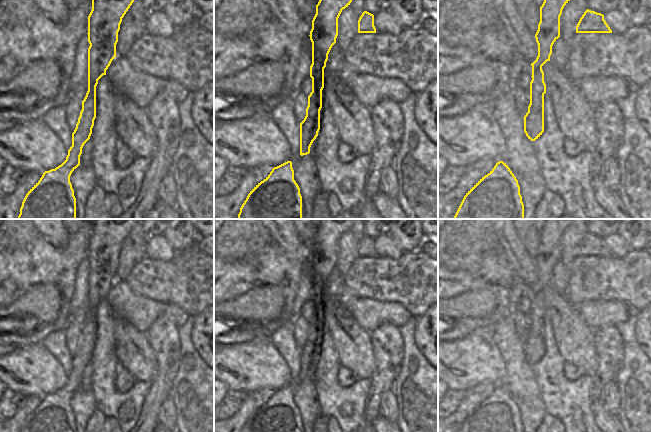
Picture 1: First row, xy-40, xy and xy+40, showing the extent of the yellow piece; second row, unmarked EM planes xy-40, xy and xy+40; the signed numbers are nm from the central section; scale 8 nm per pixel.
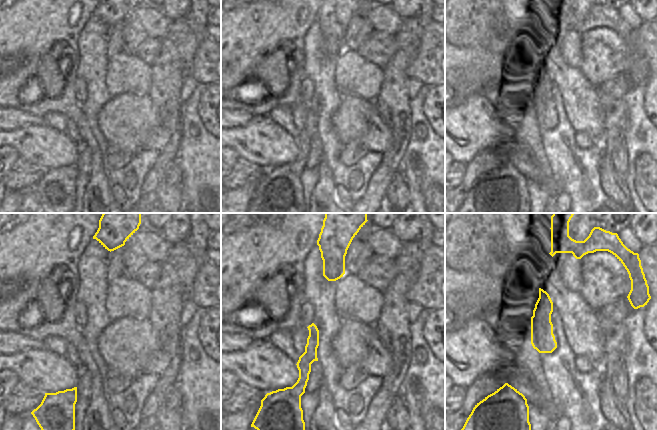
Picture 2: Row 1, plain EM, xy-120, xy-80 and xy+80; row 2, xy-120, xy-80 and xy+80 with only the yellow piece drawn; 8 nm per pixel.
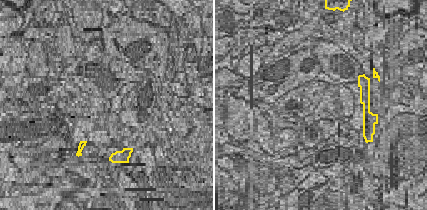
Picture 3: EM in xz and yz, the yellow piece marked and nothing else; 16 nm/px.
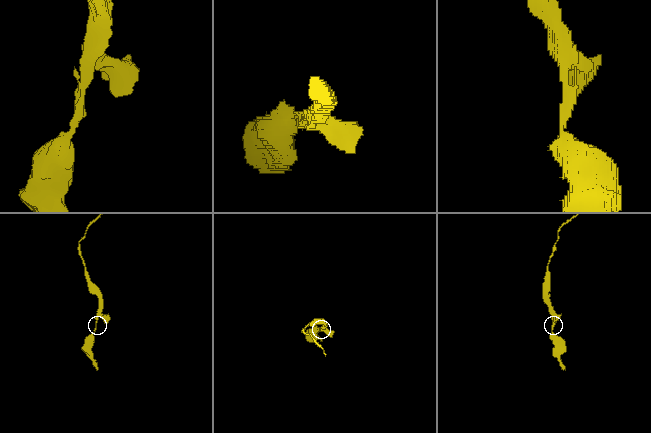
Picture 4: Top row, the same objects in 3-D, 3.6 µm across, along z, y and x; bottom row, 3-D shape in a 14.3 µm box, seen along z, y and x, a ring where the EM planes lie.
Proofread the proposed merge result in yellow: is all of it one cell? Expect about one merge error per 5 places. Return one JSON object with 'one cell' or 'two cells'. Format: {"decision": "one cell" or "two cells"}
{"decision": "one cell"}

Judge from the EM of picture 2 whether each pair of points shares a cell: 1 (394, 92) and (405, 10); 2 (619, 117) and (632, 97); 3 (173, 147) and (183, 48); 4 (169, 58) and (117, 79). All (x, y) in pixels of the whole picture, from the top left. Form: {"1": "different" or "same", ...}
{"1": "different", "2": "different", "3": "same", "4": "different"}

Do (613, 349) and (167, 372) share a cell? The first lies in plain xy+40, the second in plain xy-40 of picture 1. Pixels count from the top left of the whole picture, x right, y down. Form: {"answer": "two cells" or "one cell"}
{"answer": "one cell"}

